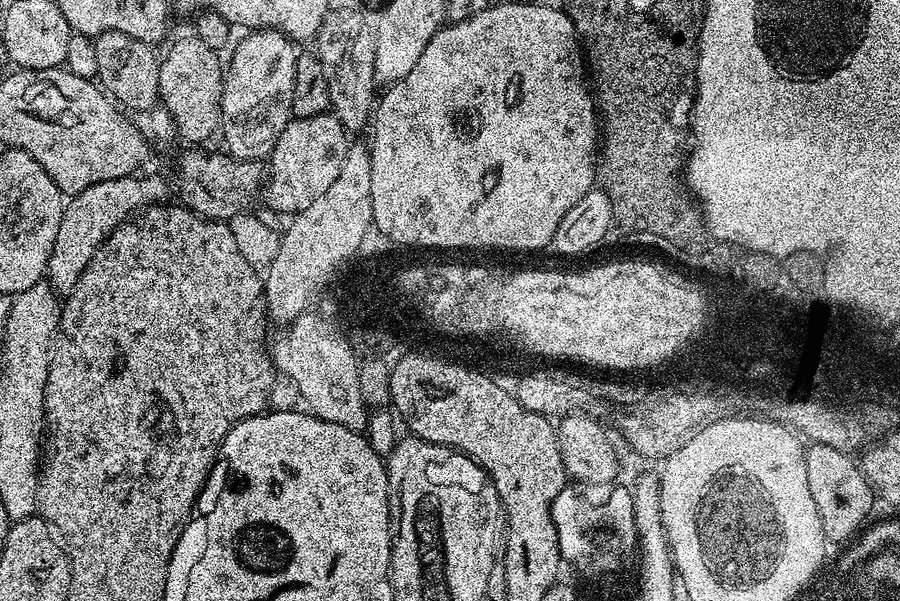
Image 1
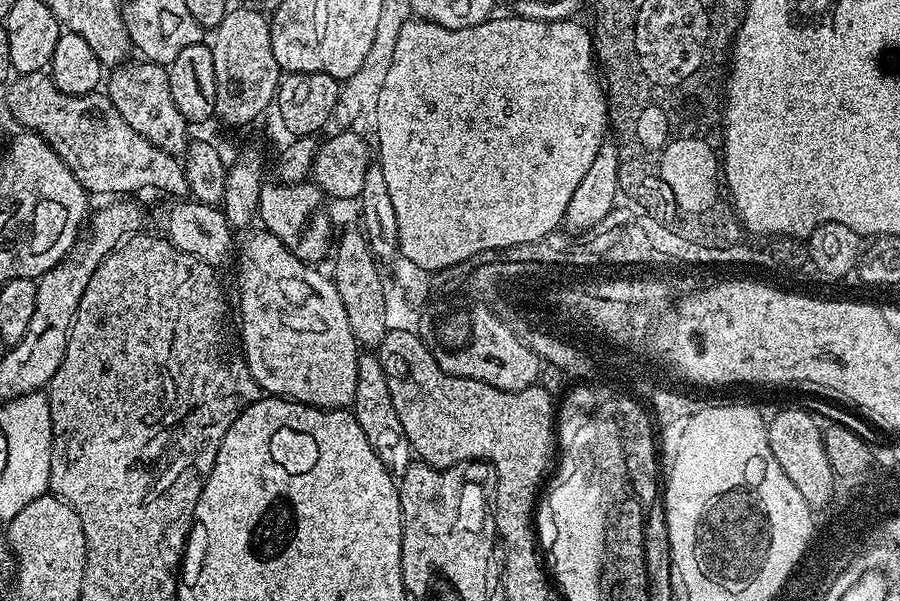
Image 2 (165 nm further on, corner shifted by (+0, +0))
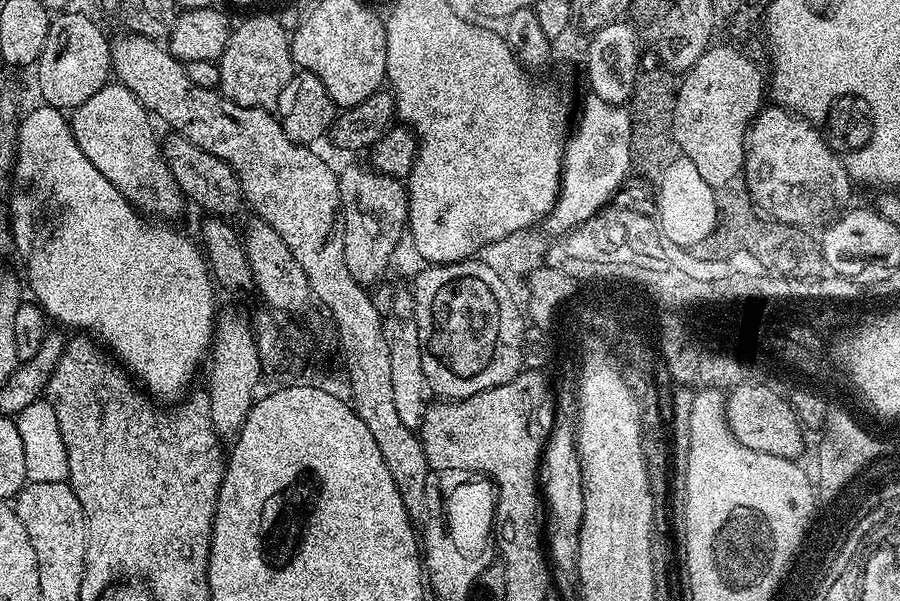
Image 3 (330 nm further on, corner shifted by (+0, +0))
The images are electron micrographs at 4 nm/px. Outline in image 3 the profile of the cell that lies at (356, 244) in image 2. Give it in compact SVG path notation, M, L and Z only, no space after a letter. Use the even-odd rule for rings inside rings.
M352 164L349 168L340 168L338 175L340 177L340 219L344 225L344 257L346 258L346 270L350 270L350 274L363 286L371 286L376 279L384 272L384 267L392 260L392 251L396 248L396 243L400 240L400 232L405 231L408 222L408 190L407 187L397 177L387 176L376 171L375 167L368 166L363 168L360 164Z

